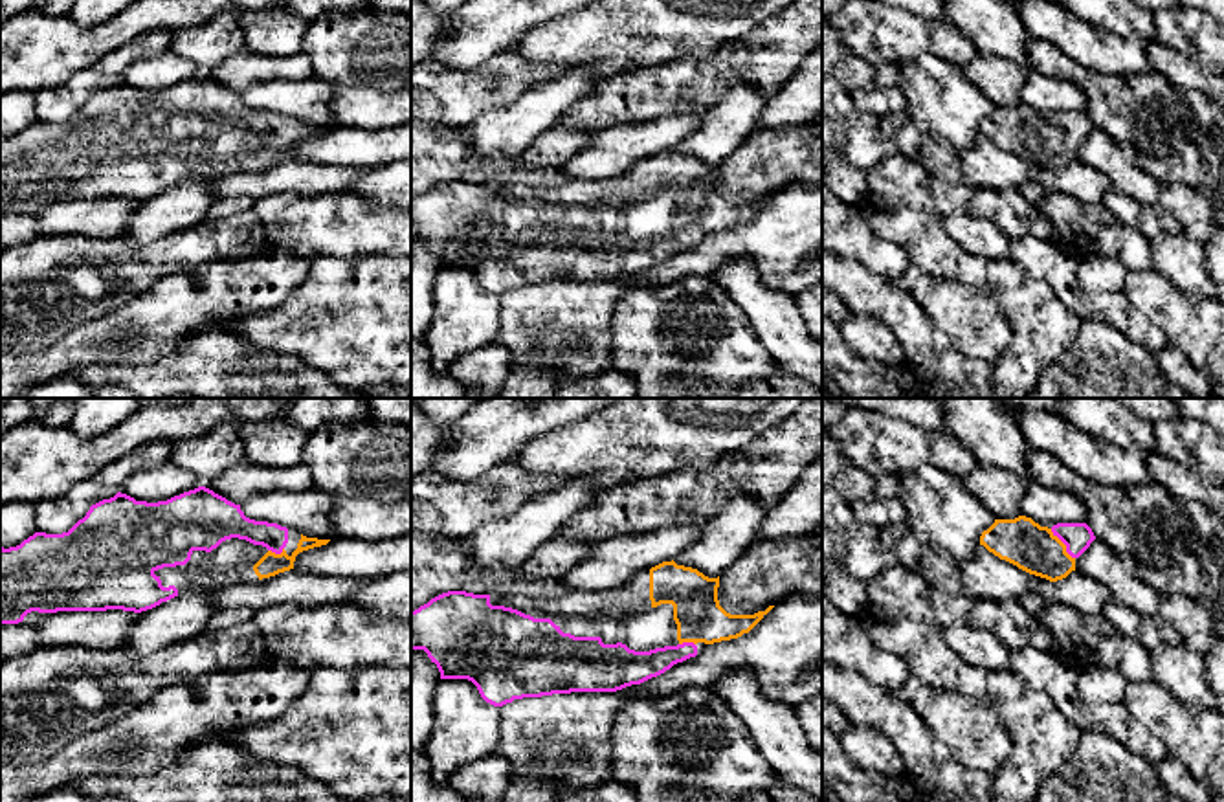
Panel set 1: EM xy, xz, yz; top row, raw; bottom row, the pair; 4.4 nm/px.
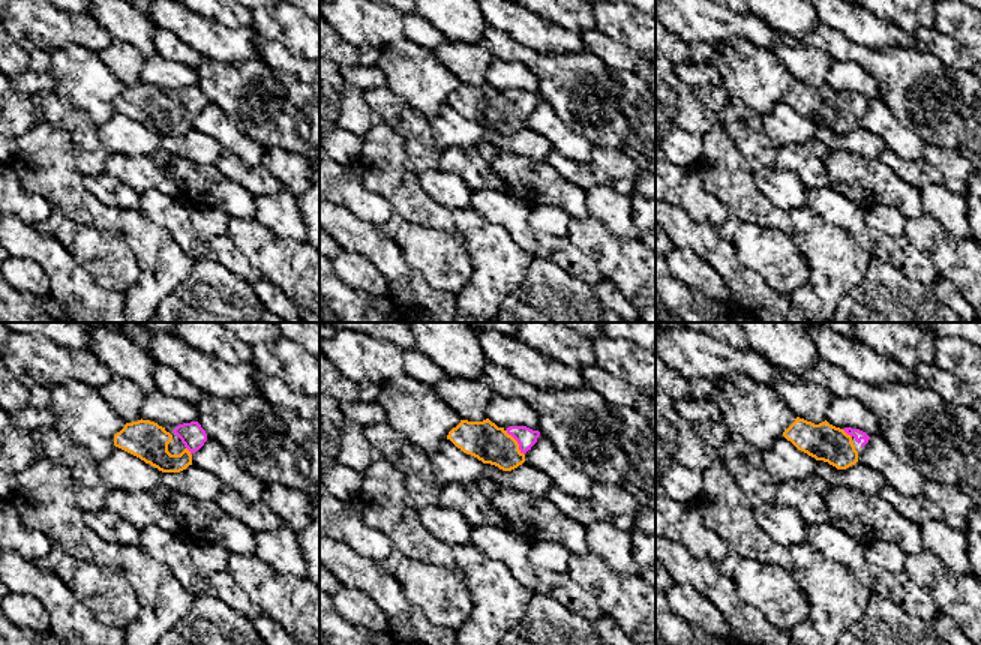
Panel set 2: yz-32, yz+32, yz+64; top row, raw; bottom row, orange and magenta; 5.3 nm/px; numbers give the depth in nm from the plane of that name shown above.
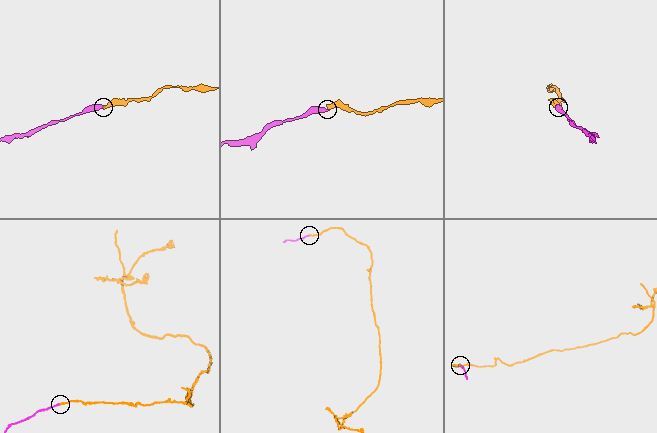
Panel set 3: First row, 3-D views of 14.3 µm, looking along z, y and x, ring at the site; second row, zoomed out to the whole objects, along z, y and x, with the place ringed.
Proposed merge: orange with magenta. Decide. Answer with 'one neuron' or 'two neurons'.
one neuron

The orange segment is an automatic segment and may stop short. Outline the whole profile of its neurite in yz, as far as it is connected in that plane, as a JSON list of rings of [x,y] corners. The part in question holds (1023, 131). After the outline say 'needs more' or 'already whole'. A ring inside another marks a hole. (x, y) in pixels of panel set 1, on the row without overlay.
[[[1031,106],[995,108],[980,134],[1018,158],[1057,171],[1075,160],[1075,149],[1096,128],[1086,112],[1040,116]]]; needs more

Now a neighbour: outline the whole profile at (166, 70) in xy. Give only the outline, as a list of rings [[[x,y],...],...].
[[[167,50],[158,57],[134,61],[117,81],[136,90],[158,92],[198,75],[195,62]]]

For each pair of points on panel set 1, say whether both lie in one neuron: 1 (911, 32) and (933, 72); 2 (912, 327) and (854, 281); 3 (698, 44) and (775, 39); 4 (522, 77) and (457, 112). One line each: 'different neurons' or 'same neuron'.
1: different neurons
2: same neuron
3: different neurons
4: same neuron

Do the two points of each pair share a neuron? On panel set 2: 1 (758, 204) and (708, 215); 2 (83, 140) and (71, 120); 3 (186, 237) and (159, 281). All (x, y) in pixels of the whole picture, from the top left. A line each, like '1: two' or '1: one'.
1: two
2: one
3: two

